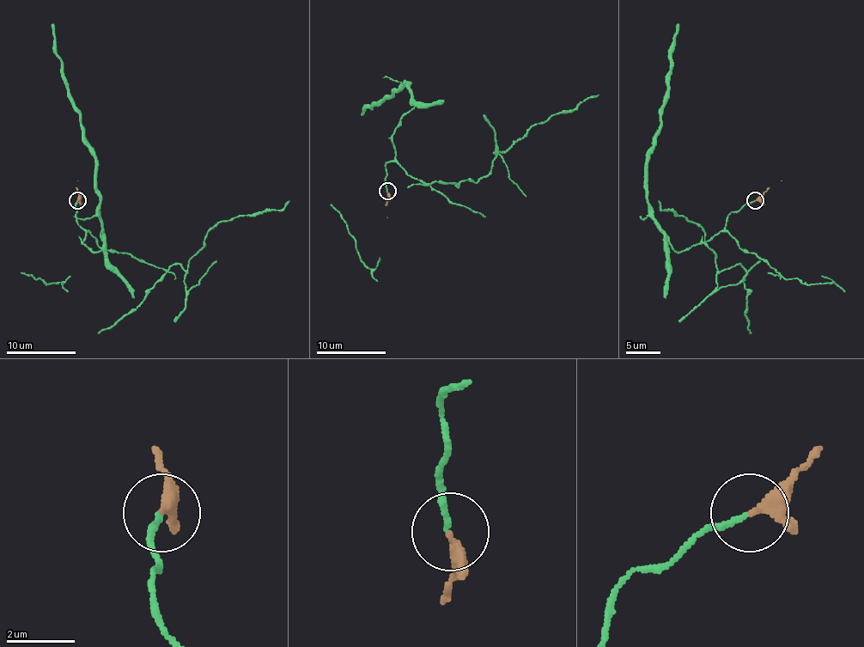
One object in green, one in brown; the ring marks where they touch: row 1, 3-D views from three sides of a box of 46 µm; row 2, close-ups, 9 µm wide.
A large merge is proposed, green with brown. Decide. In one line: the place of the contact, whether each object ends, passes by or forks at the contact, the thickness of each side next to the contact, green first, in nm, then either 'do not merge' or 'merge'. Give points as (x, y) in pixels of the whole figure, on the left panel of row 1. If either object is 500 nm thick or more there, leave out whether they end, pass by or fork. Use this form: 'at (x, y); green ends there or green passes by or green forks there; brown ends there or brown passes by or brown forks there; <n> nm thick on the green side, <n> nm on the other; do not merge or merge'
at (77, 200); green ends there; brown passes by; 150 nm thick on the green side, 240 nm on the other; merge

